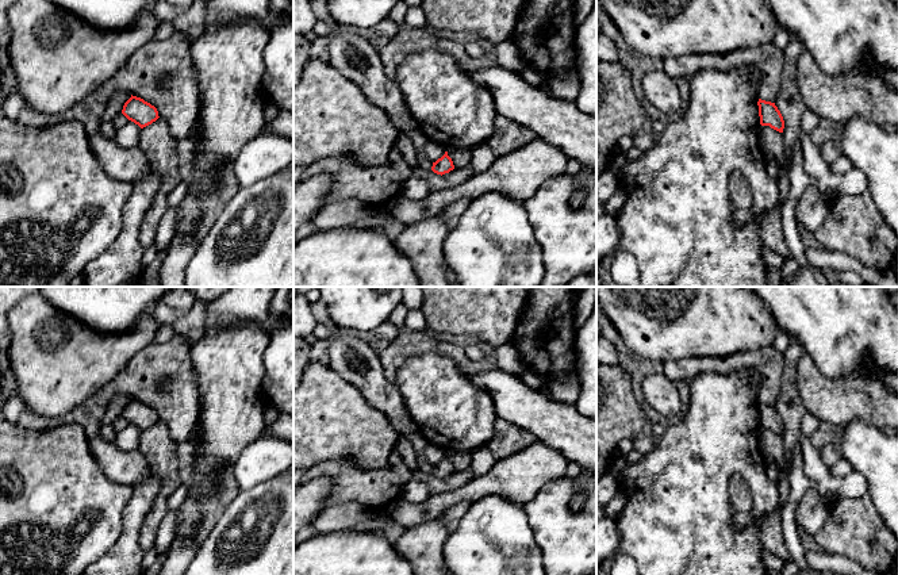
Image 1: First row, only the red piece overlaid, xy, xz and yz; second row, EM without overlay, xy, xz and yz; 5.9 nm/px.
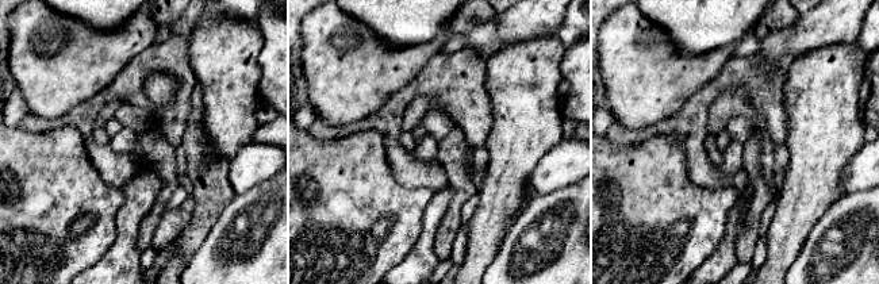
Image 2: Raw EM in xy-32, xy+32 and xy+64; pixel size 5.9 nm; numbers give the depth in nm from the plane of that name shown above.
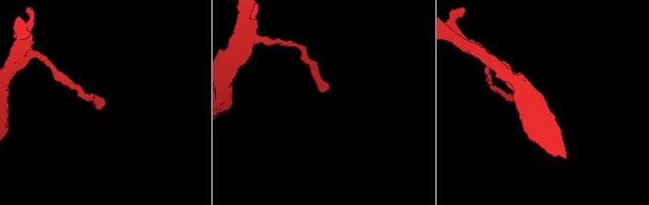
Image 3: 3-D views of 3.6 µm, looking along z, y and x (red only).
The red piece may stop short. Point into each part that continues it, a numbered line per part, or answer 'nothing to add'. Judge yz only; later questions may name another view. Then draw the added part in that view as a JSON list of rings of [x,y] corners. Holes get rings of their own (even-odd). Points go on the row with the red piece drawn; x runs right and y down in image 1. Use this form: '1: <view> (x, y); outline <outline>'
nothing to add

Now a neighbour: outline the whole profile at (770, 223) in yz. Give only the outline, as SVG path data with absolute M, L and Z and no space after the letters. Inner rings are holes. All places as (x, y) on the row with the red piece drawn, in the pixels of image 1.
M780 202L772 210L755 216L753 221L759 223L759 235L764 246L783 257L791 256L783 234Z

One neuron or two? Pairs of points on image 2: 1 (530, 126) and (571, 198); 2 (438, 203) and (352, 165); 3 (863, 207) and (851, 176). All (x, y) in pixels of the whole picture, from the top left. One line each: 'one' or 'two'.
1: two
2: two
3: two

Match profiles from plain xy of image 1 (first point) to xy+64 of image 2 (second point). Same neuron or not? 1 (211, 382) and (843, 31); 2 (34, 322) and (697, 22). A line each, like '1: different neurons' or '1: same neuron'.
1: different neurons
2: different neurons

